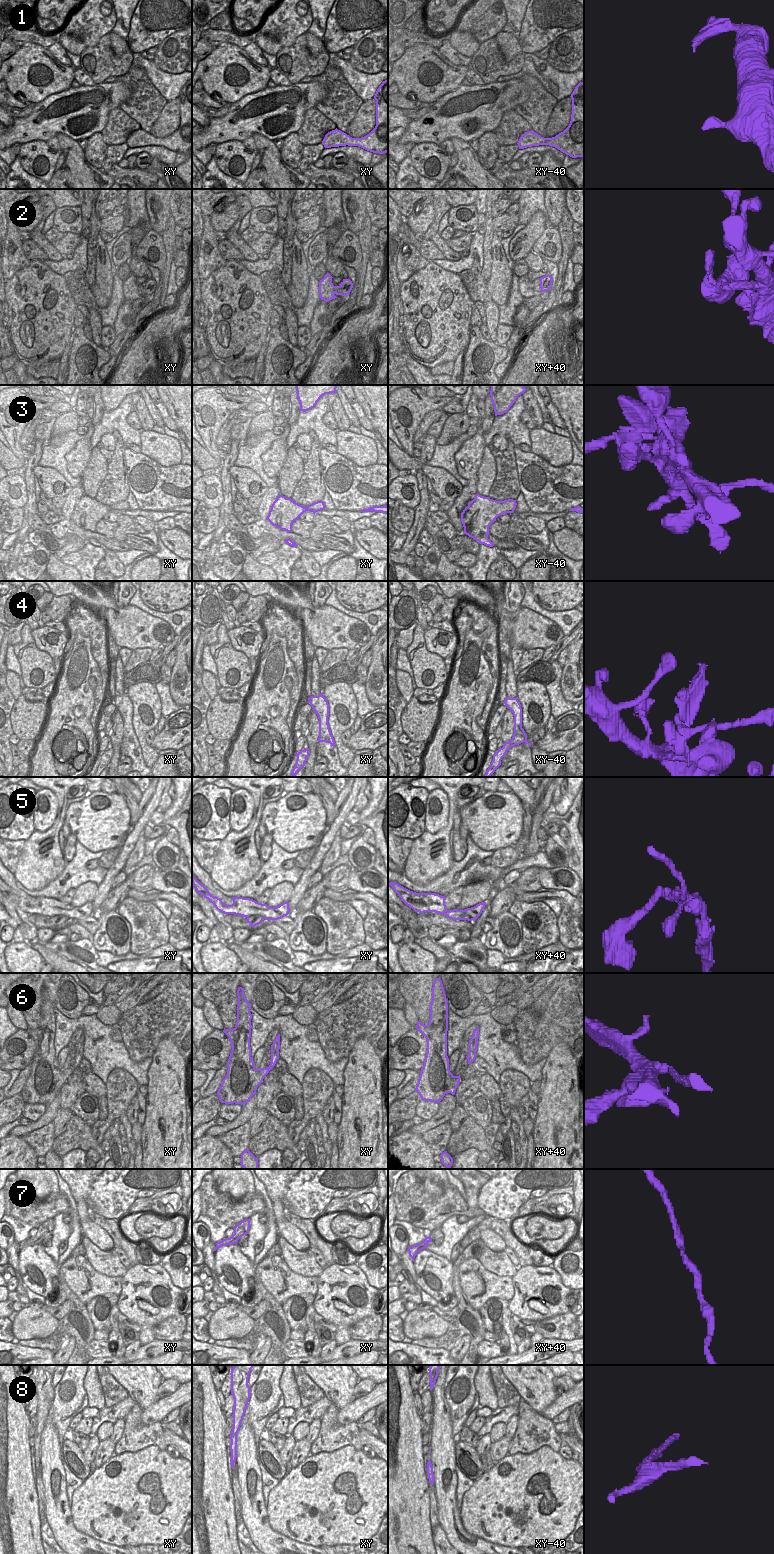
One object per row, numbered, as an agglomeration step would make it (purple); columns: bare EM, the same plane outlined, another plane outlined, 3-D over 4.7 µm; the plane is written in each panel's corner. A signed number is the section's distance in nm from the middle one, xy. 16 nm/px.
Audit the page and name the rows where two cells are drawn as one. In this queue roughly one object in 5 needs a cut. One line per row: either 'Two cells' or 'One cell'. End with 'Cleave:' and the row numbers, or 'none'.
1: One cell
2: One cell
3: One cell
4: Two cells
5: One cell
6: Two cells
7: One cell
8: One cell
Cleave: 4, 6

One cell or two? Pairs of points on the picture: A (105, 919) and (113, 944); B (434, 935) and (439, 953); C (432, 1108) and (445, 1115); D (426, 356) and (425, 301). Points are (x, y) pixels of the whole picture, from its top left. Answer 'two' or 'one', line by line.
A: one
B: one
C: two
D: one

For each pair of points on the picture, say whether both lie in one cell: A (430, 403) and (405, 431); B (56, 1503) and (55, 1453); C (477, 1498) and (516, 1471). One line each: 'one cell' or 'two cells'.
A: one cell
B: one cell
C: one cell

